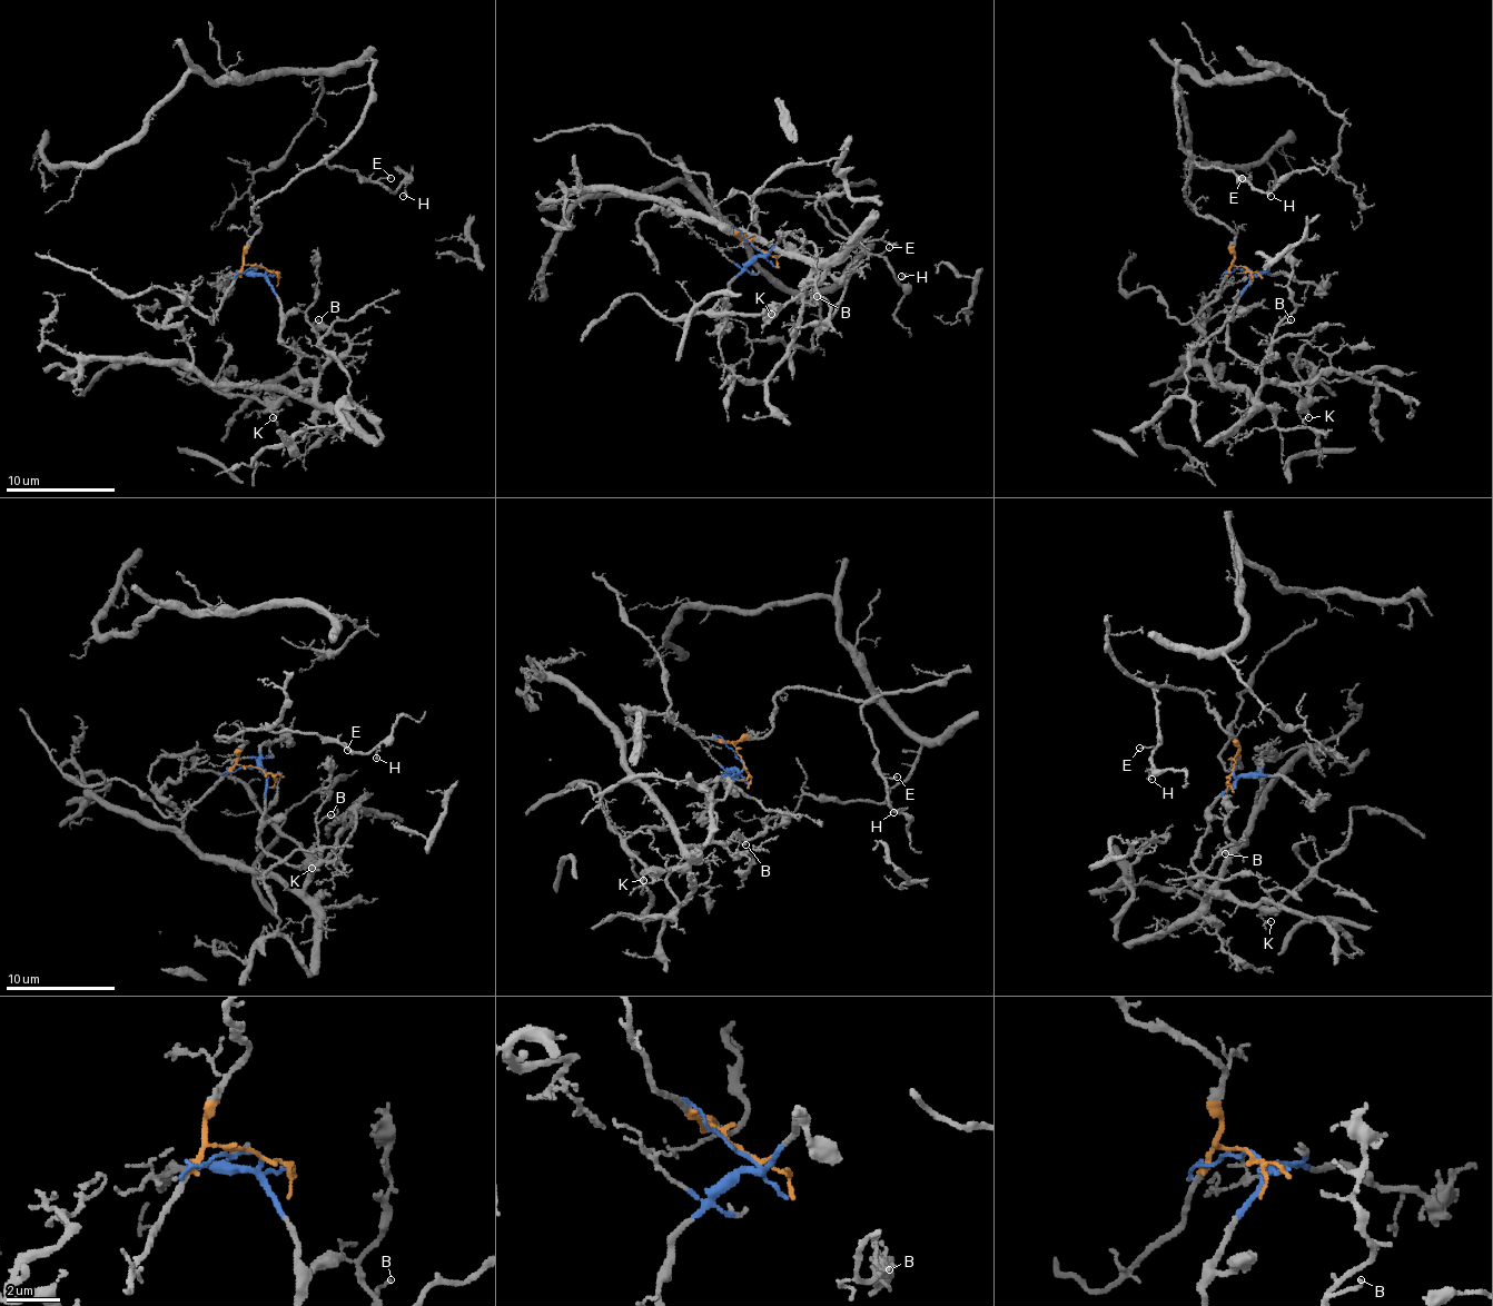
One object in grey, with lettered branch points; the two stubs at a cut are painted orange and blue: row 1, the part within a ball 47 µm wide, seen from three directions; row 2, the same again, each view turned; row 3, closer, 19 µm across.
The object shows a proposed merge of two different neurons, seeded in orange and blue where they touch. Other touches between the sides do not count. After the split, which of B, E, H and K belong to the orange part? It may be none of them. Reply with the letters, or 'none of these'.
E, H

